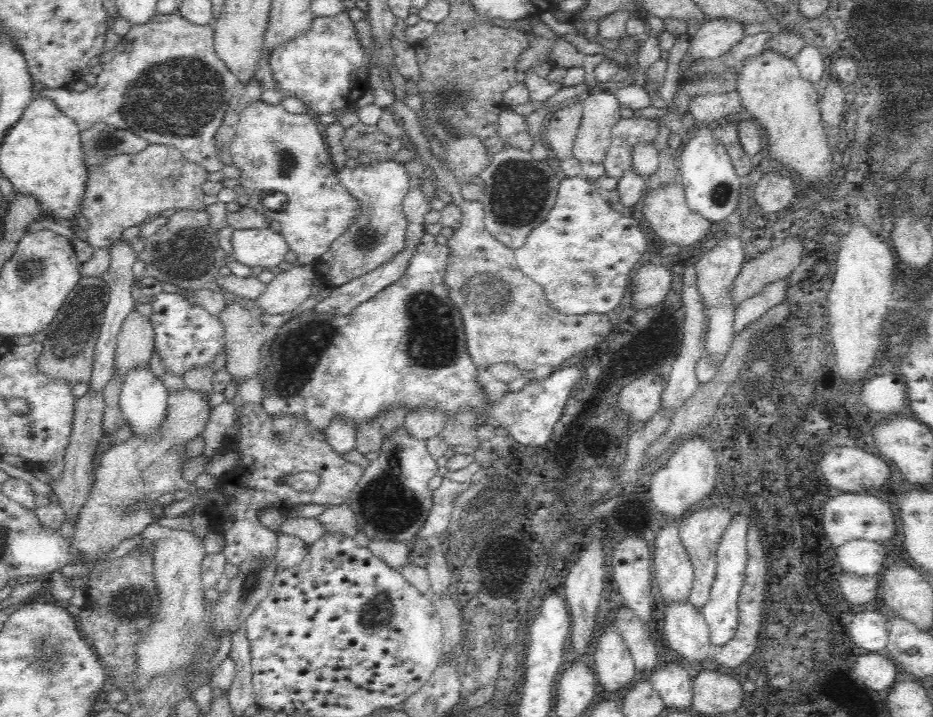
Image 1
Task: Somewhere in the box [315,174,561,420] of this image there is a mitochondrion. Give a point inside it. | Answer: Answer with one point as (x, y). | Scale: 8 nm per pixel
(430, 344)

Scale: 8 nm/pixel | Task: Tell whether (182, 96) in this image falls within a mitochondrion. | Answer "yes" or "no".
yes

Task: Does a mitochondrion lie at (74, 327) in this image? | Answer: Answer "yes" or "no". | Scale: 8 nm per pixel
yes

